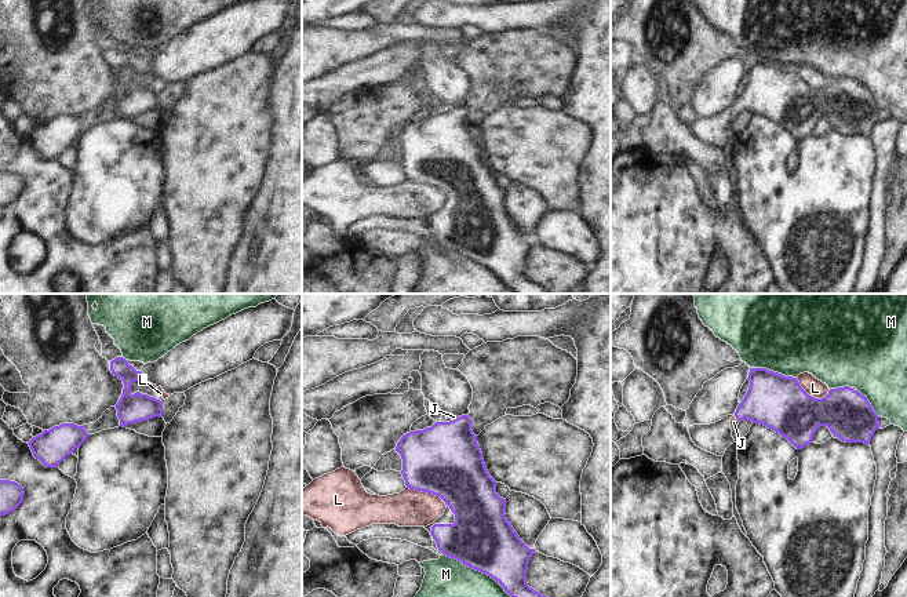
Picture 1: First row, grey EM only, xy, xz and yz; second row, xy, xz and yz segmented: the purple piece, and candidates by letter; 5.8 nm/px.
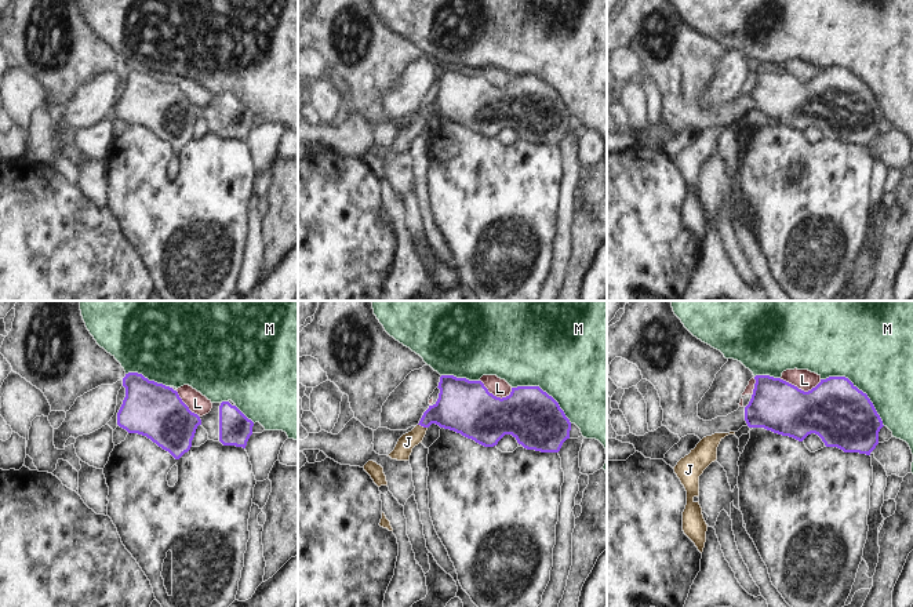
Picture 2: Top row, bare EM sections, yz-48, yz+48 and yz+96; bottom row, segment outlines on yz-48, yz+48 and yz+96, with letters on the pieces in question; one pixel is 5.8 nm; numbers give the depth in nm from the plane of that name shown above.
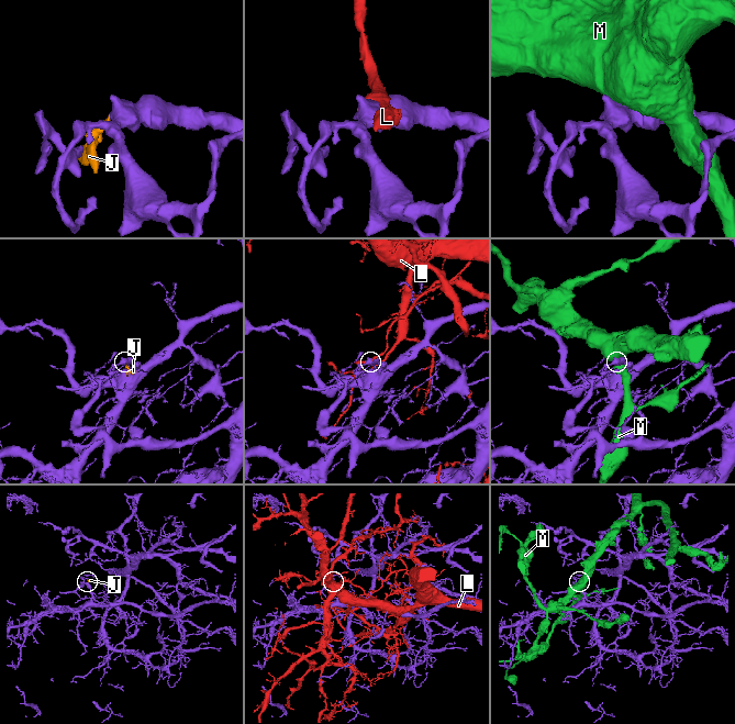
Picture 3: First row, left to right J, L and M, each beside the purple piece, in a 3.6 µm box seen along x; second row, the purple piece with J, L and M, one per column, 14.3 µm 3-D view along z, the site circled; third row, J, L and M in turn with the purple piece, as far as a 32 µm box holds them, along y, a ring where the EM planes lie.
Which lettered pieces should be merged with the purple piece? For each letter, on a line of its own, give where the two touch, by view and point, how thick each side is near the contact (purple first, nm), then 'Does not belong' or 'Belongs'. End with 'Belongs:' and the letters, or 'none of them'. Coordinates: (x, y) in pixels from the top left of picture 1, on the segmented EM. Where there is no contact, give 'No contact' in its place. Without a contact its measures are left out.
J: Touches purple at yz (736, 418). Thickness 320 nm (purple) against 50 nm. Belongs
L: Touches purple at xz (427, 492). Thickness 420 nm (purple) against 220 nm. Does not belong
M: Touches purple at xz (479, 570). Thickness 360 nm (purple) against 220 nm. Does not belong
Belongs: J

